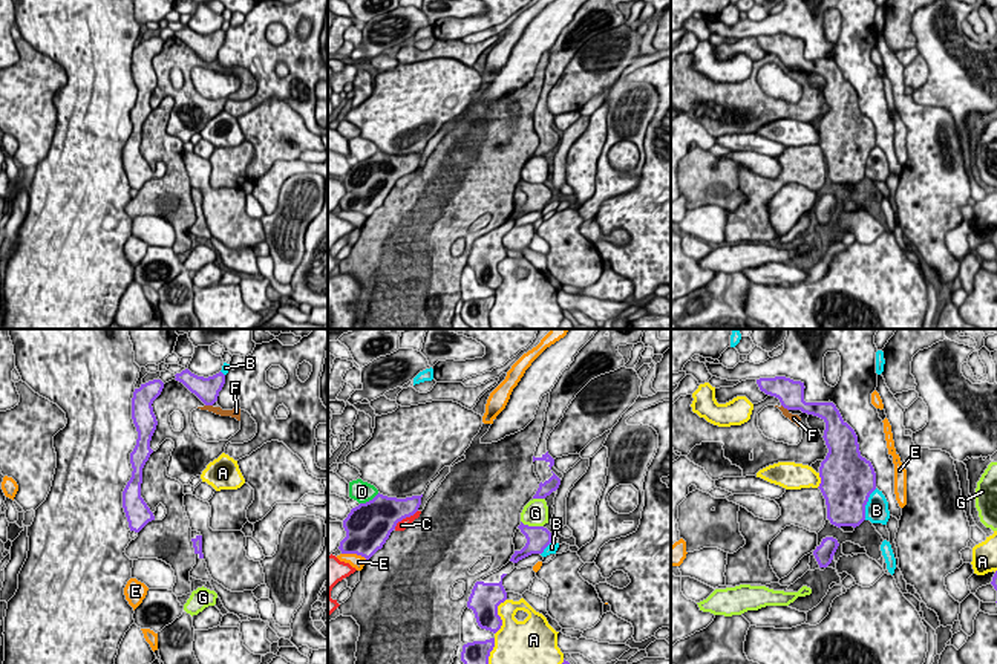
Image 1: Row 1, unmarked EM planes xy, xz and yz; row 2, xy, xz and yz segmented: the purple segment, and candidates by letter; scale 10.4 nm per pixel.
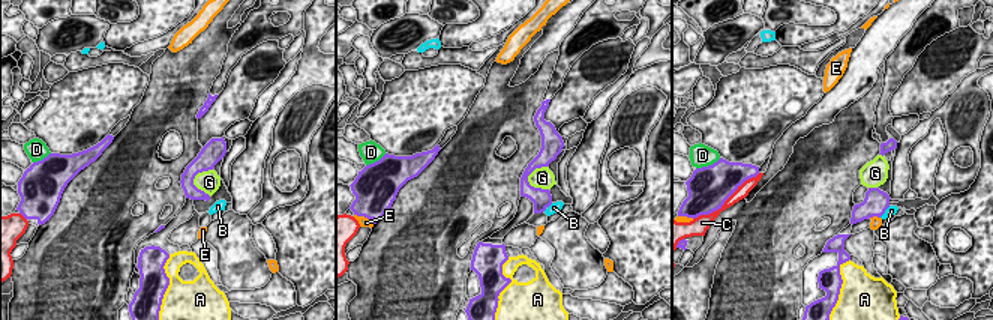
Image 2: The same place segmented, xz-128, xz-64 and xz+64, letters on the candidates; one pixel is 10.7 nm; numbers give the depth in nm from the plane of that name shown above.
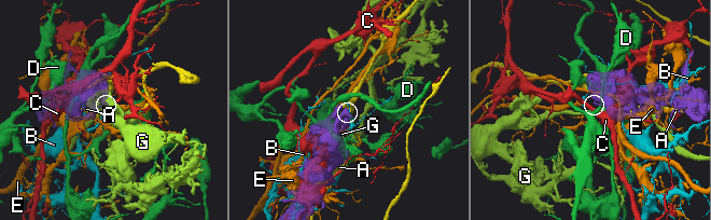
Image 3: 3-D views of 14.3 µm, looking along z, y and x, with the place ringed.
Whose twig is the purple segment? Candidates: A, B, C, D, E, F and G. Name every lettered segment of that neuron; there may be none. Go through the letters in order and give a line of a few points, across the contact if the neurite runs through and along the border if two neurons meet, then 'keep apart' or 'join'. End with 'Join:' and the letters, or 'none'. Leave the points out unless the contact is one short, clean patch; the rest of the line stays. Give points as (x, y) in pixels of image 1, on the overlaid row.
A: keep apart
B: keep apart
C: keep apart
D: keep apart
E: keep apart
F: line xy (205, 404), (212, 406); keep apart
G: keep apart
Join: none

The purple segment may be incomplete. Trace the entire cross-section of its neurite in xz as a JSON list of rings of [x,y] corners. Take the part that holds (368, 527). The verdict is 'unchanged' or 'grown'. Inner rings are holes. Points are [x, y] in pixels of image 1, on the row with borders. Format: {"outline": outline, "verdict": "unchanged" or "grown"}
{"outline": [[[377,494],[372,500],[352,508],[343,520],[346,537],[340,542],[342,554],[357,554],[369,560],[383,548],[397,523],[414,516],[421,496],[406,499]]], "verdict": "unchanged"}

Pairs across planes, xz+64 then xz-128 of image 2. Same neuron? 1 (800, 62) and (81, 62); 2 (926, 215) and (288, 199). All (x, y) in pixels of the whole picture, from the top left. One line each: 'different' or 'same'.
1: same
2: same

